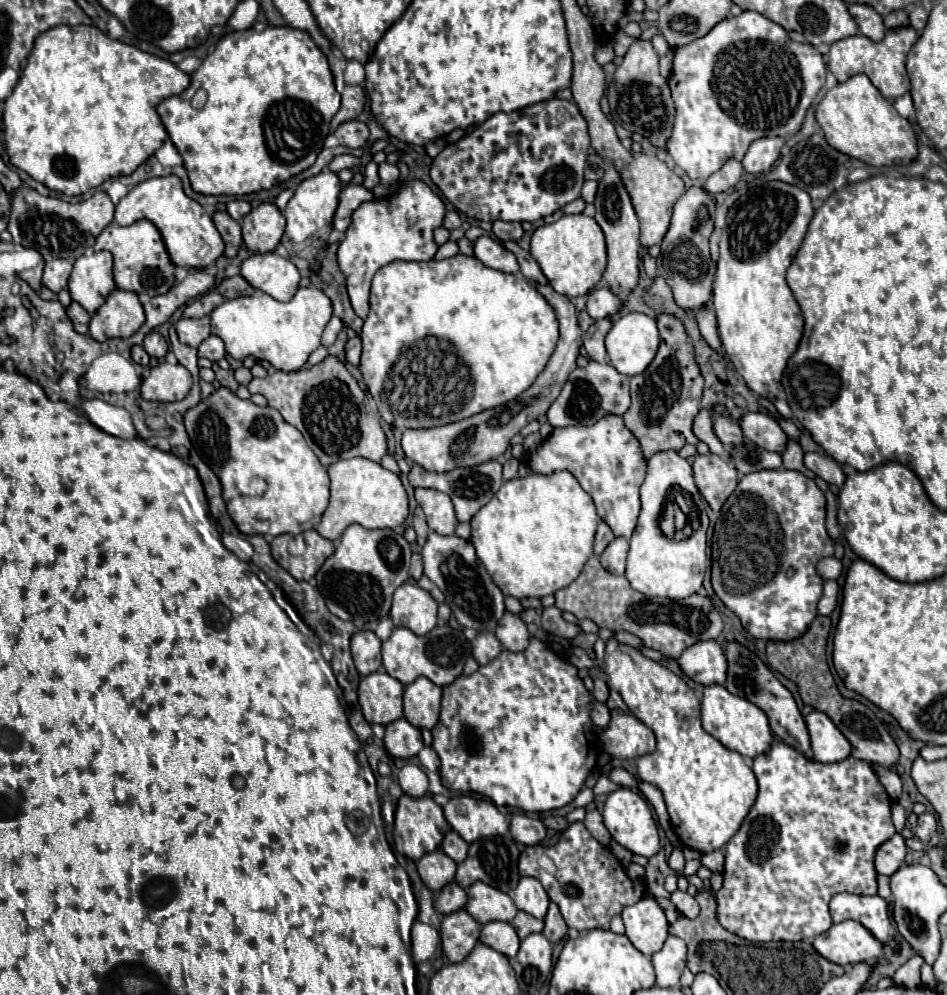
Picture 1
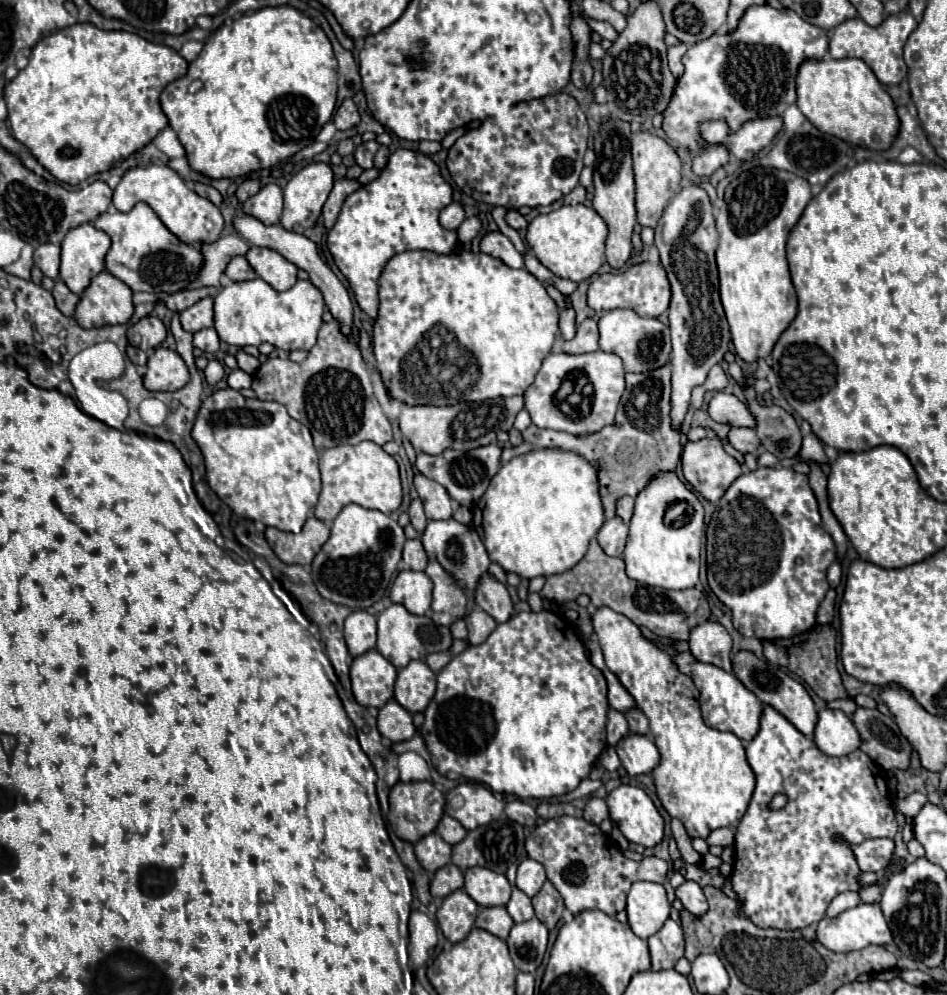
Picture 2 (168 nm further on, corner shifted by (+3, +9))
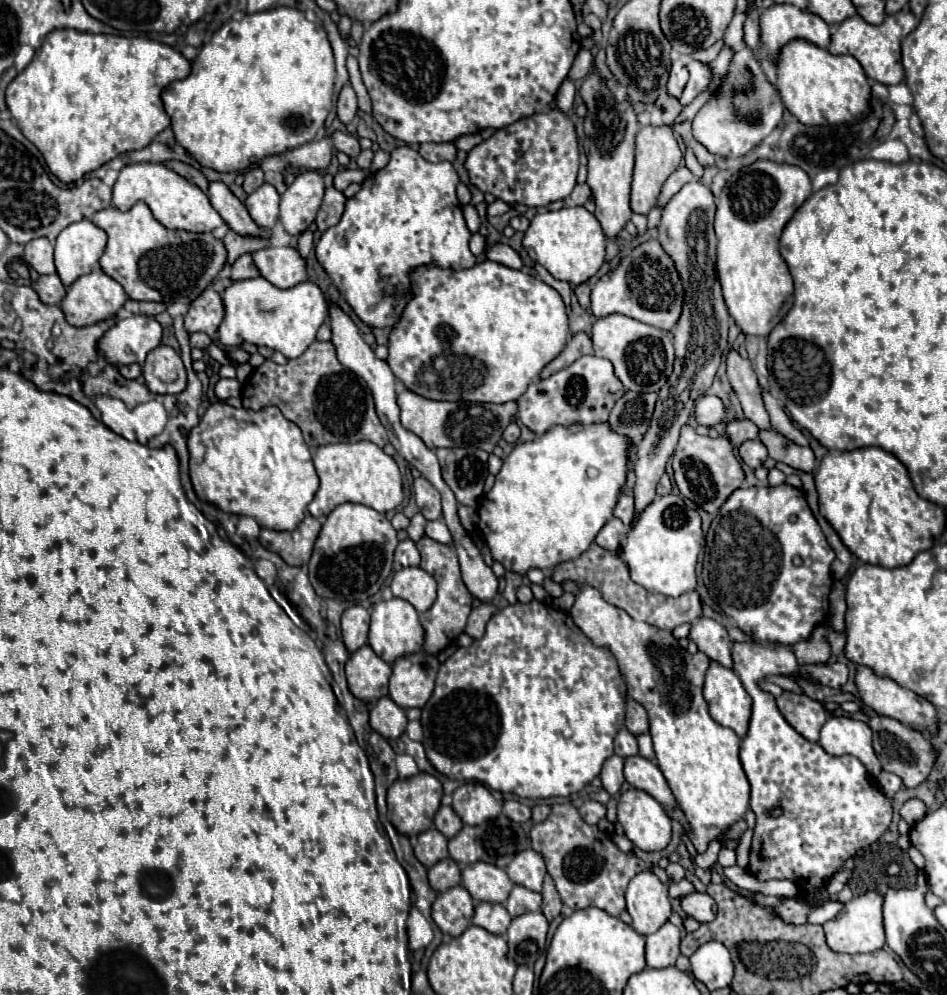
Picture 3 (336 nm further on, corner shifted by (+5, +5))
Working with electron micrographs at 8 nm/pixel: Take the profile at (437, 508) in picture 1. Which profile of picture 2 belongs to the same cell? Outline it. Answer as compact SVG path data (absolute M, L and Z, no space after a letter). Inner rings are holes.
M415 475L415 489L425 505L427 519L449 519L453 515L451 499L445 487L431 479L425 479L423 475Z

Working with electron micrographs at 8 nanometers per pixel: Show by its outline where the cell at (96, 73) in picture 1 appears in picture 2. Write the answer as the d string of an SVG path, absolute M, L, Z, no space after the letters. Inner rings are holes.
M75 23L43 37L31 49L27 67L5 87L9 129L13 121L13 137L23 143L55 179L79 185L87 177L109 171L115 163L143 149L167 127L159 95L167 83L185 75L185 71L187 61L171 47L145 41L135 33L103 31L93 23Z

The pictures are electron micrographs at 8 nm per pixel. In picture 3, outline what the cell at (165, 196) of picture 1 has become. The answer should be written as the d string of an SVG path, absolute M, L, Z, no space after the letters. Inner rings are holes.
M129 163L119 171L119 177L113 185L113 207L119 211L131 209L137 201L145 201L155 219L167 229L185 229L185 231L213 231L223 225L221 215L211 207L207 195L185 177L177 175L161 163Z

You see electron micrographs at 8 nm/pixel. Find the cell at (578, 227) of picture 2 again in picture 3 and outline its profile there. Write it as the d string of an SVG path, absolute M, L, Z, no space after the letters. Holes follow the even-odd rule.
M563 207L559 211L537 213L525 231L523 247L527 255L543 265L555 279L569 281L571 285L585 283L605 261L605 233L595 215L585 207Z

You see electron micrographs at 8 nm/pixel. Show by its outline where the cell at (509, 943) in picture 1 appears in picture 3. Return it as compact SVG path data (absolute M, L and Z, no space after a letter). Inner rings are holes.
M479 903L475 907L471 923L479 925L495 935L505 935L507 927L511 923L511 915L505 909L505 905L501 905L501 903Z

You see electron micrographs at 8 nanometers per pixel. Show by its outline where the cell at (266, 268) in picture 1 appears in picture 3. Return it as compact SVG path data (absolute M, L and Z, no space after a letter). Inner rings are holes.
M265 247L253 255L261 275L275 287L295 287L307 279L305 259L297 247Z

